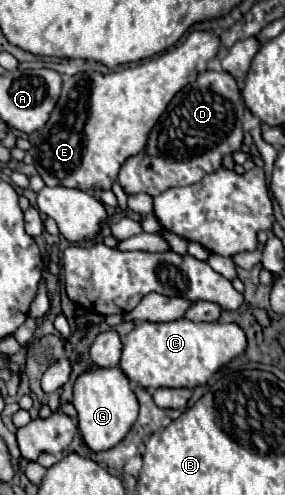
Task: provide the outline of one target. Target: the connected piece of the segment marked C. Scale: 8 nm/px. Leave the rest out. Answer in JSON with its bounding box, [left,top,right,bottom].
[120,319,246,389]

